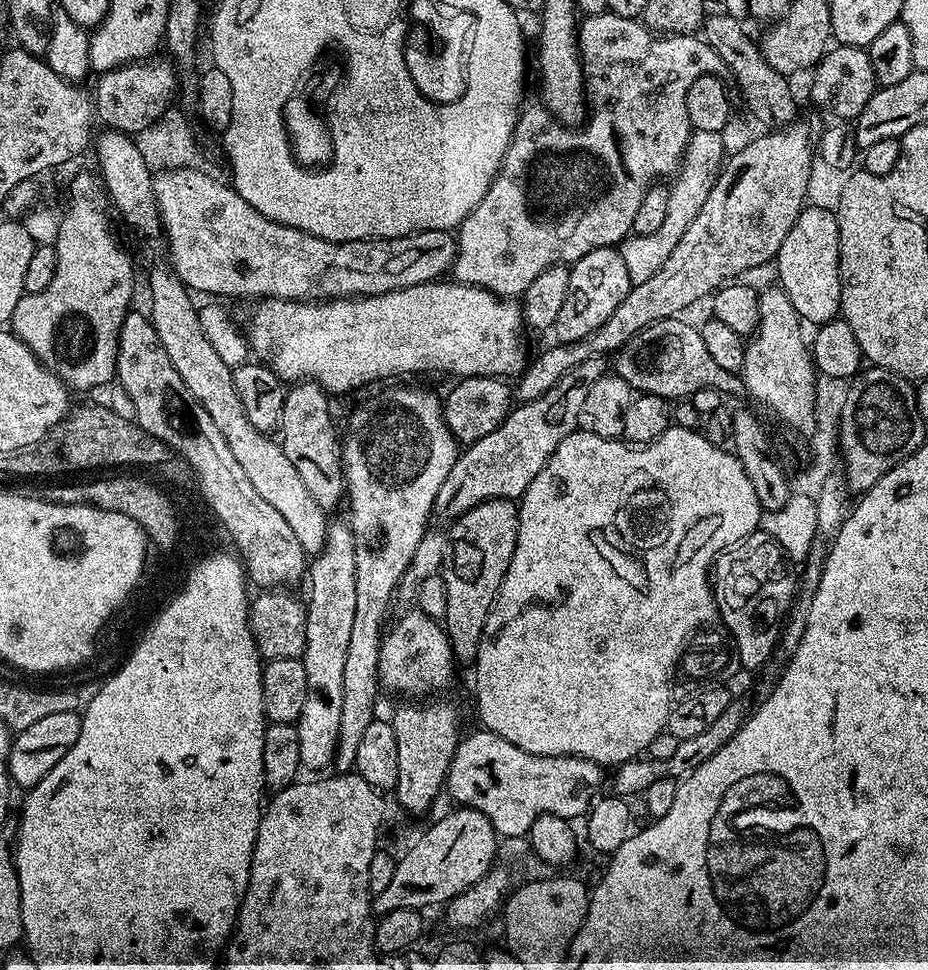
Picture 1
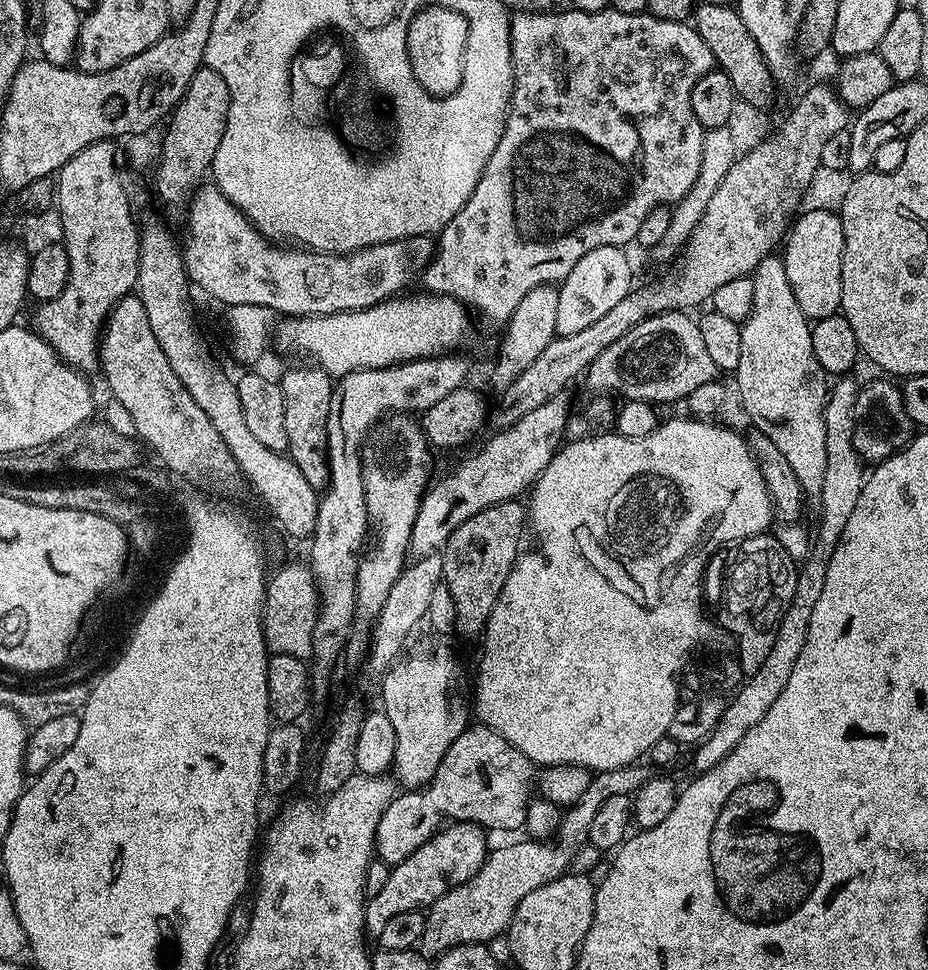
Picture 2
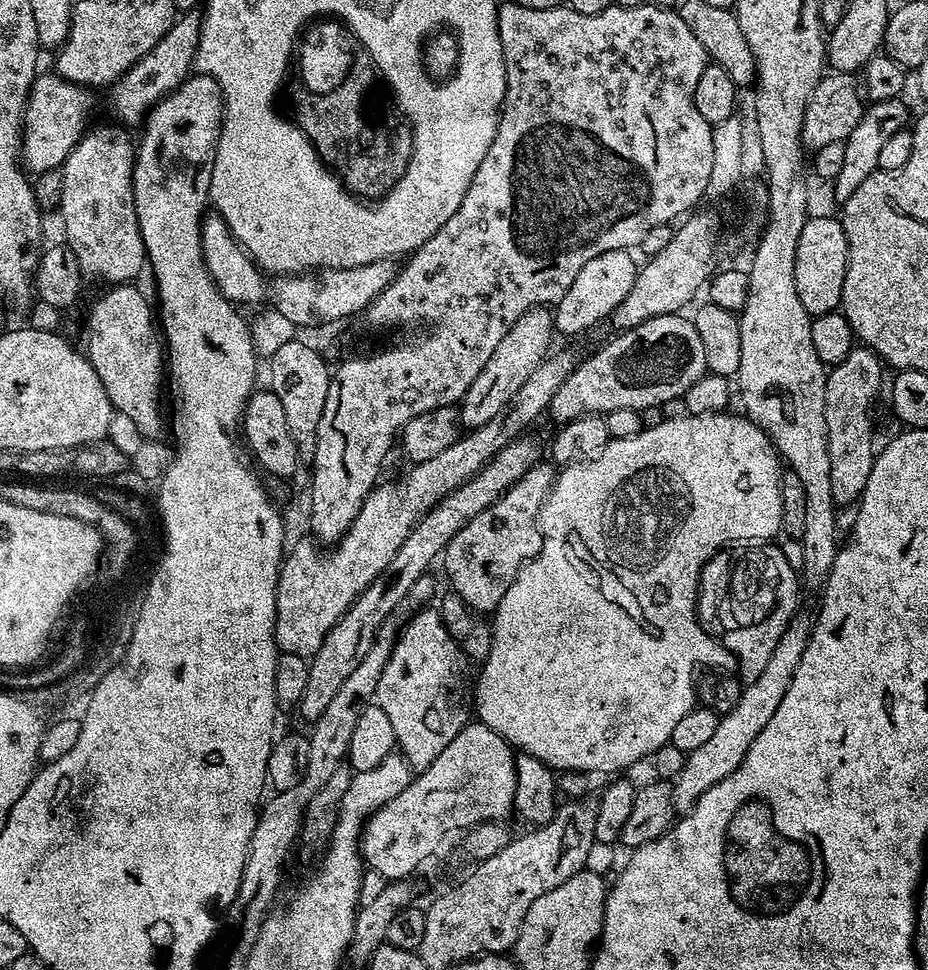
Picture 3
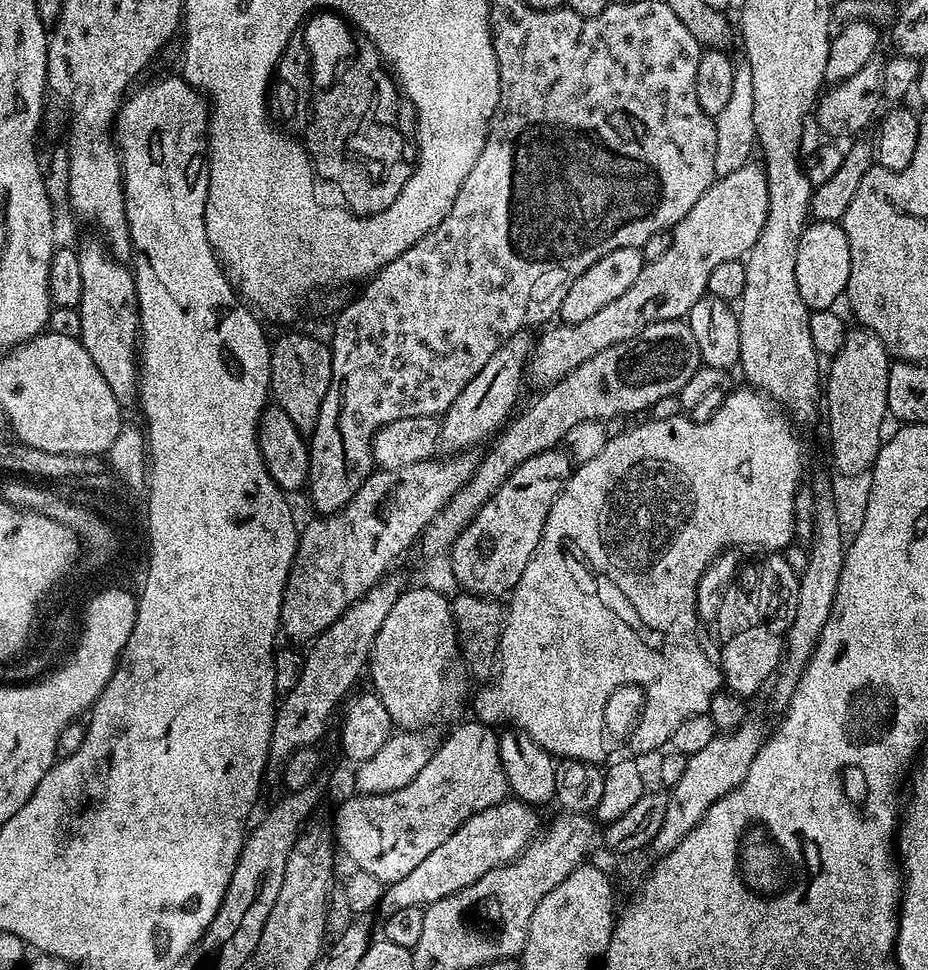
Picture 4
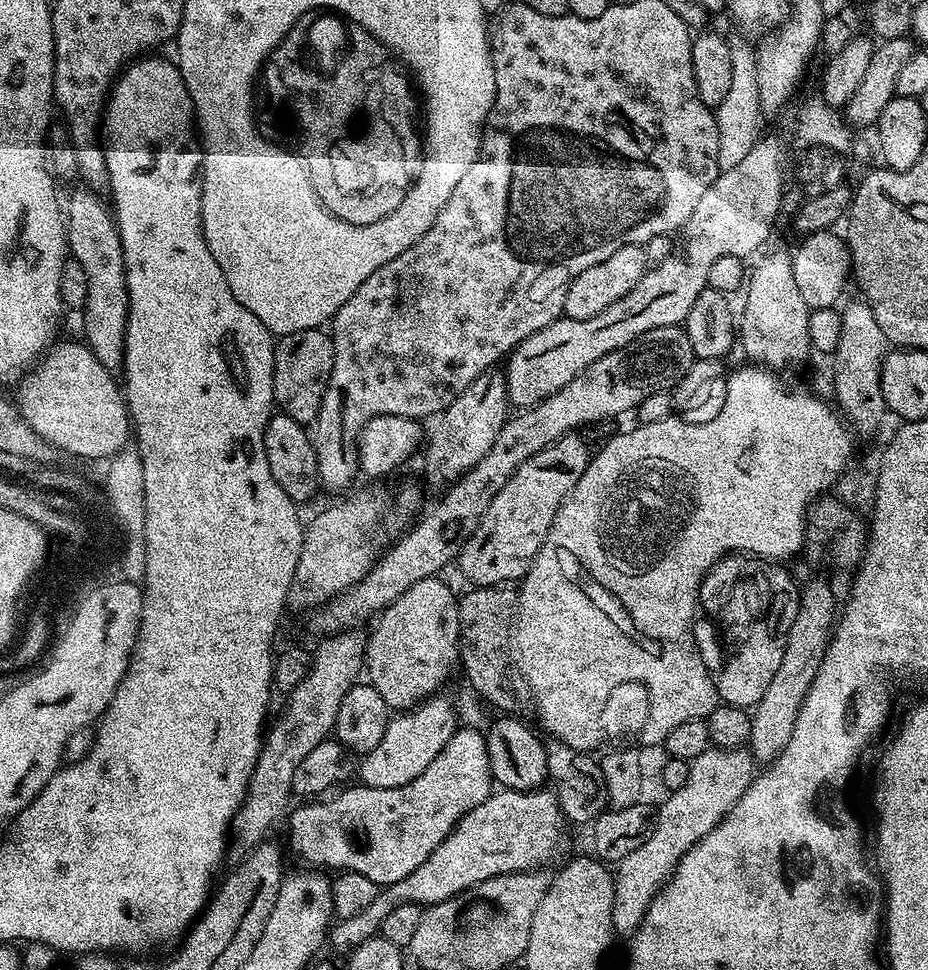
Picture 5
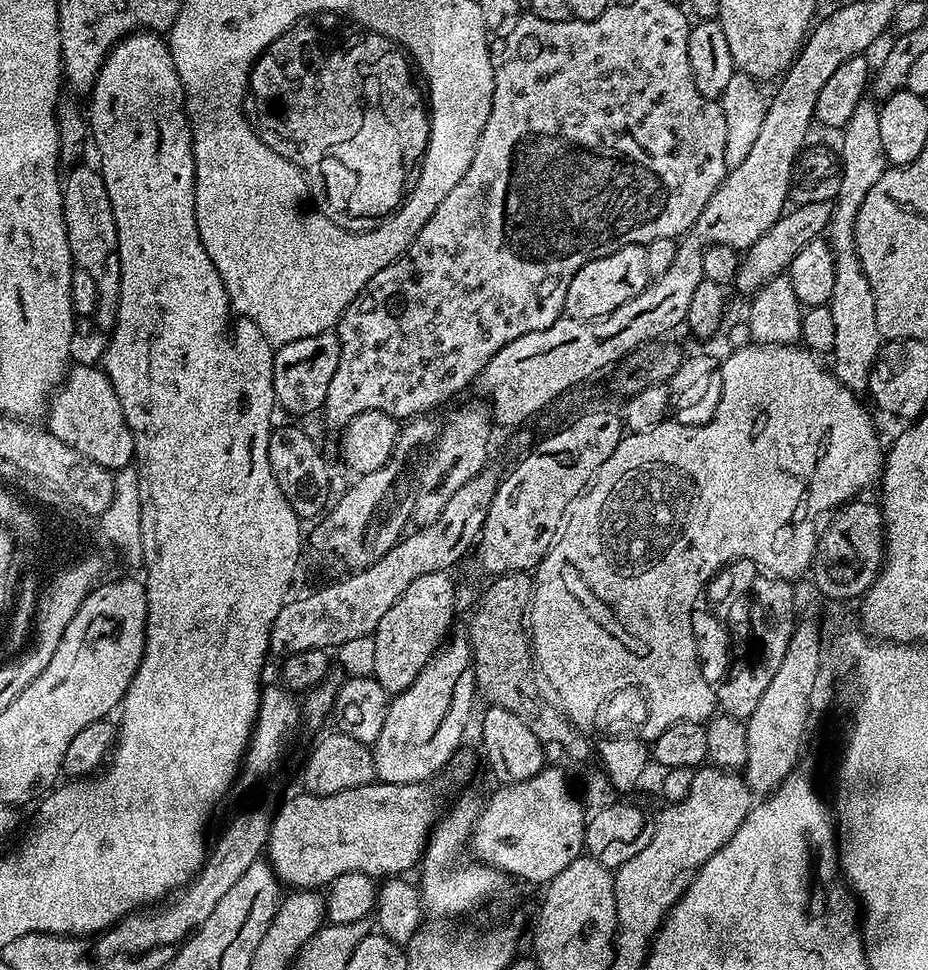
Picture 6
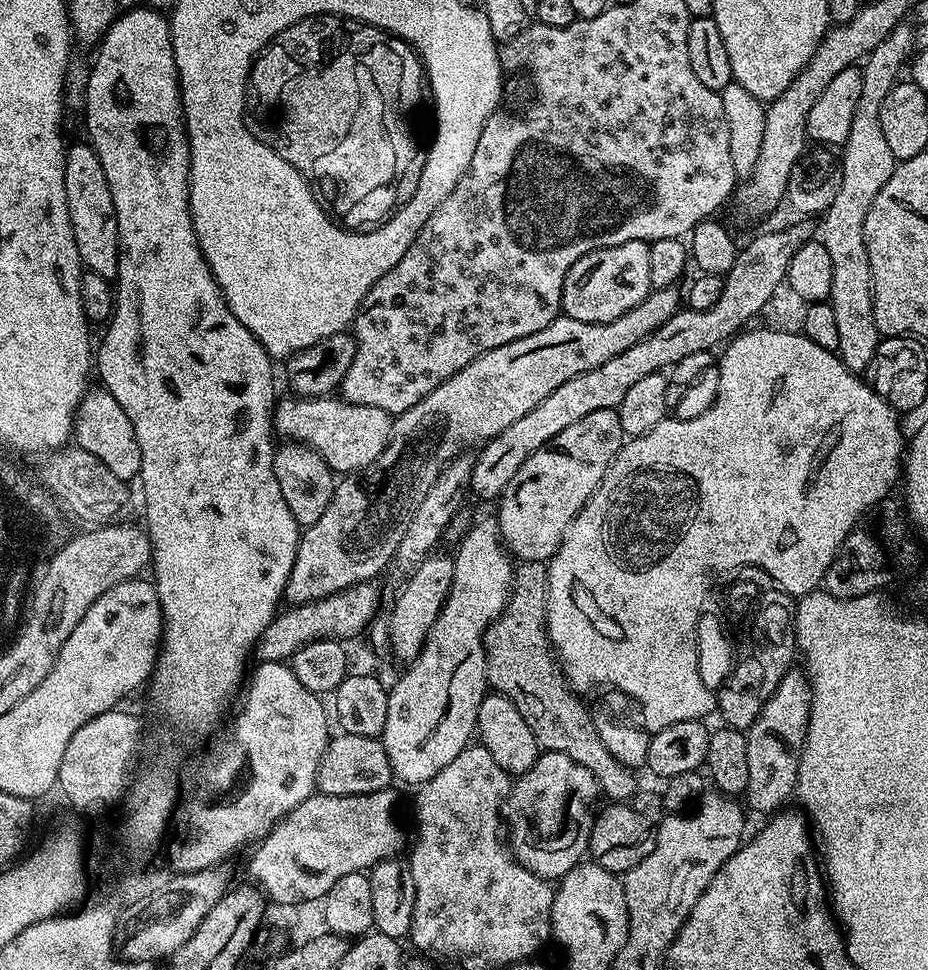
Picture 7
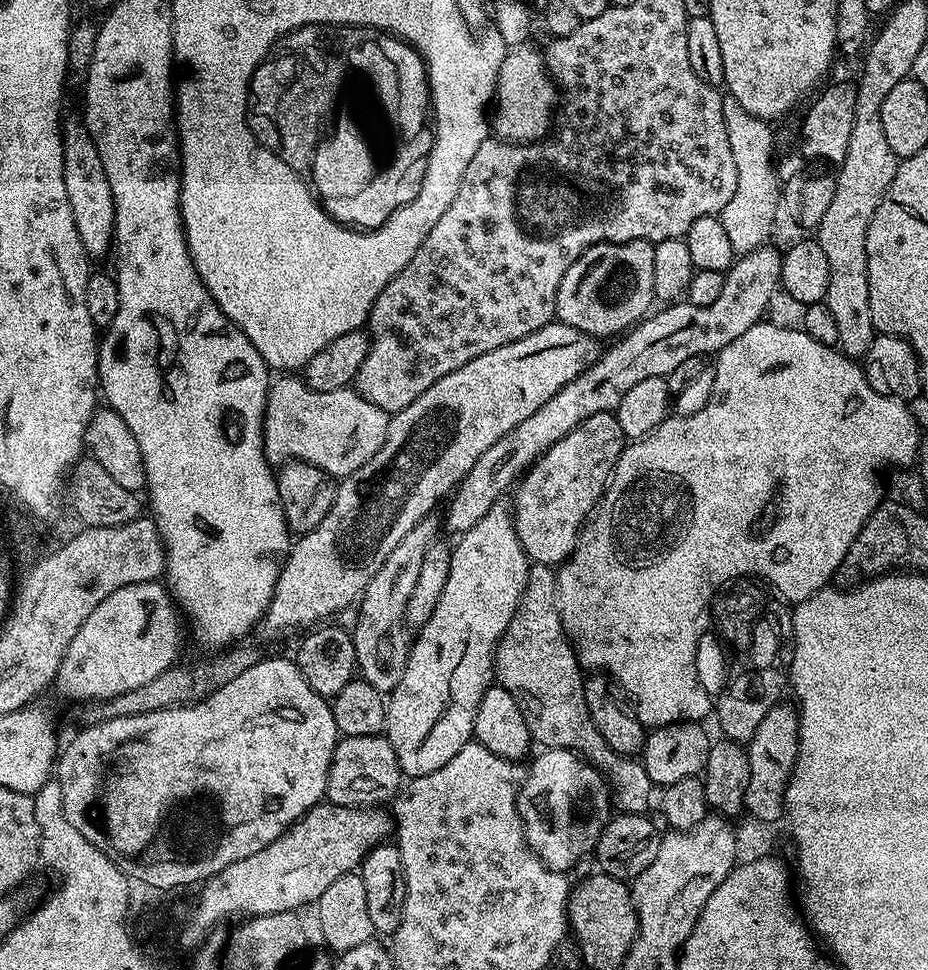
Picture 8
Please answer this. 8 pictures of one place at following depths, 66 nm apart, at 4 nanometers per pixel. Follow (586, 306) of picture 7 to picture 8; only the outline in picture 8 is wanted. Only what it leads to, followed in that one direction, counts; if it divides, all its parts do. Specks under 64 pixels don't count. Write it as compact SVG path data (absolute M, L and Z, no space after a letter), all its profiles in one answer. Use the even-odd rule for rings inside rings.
M647 240L592 244L566 270L558 286L555 319L597 338L616 338L645 319L651 304L654 304L652 244Z

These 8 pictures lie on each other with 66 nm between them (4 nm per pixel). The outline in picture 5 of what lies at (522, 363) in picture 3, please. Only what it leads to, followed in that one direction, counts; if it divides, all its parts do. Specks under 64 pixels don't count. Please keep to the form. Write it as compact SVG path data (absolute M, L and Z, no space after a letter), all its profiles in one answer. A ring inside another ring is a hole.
M489 370L484 372L470 386L466 386L466 390L462 390L462 394L458 394L458 398L454 398L454 402L450 402L450 406L439 413L438 421L440 425L432 432L432 437L427 437L424 452L424 476L428 479L428 484L432 488L444 490L449 485L455 484L460 477L467 474L471 468L478 466L479 462L490 451L490 446L494 444L494 440L498 437L498 432L502 430L503 424L510 417L510 401L508 398L508 382L503 371Z

